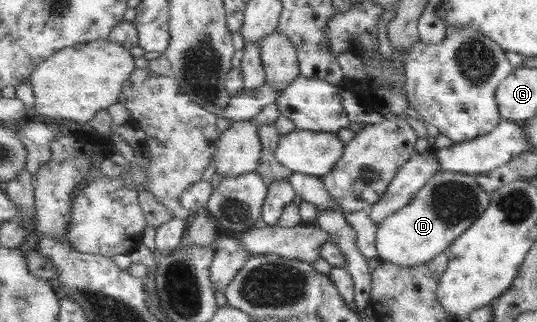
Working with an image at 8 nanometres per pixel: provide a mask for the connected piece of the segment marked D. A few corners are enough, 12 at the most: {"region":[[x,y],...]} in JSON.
{"region":[[439,170],[378,225],[378,258],[425,265],[488,209],[476,176]]}

